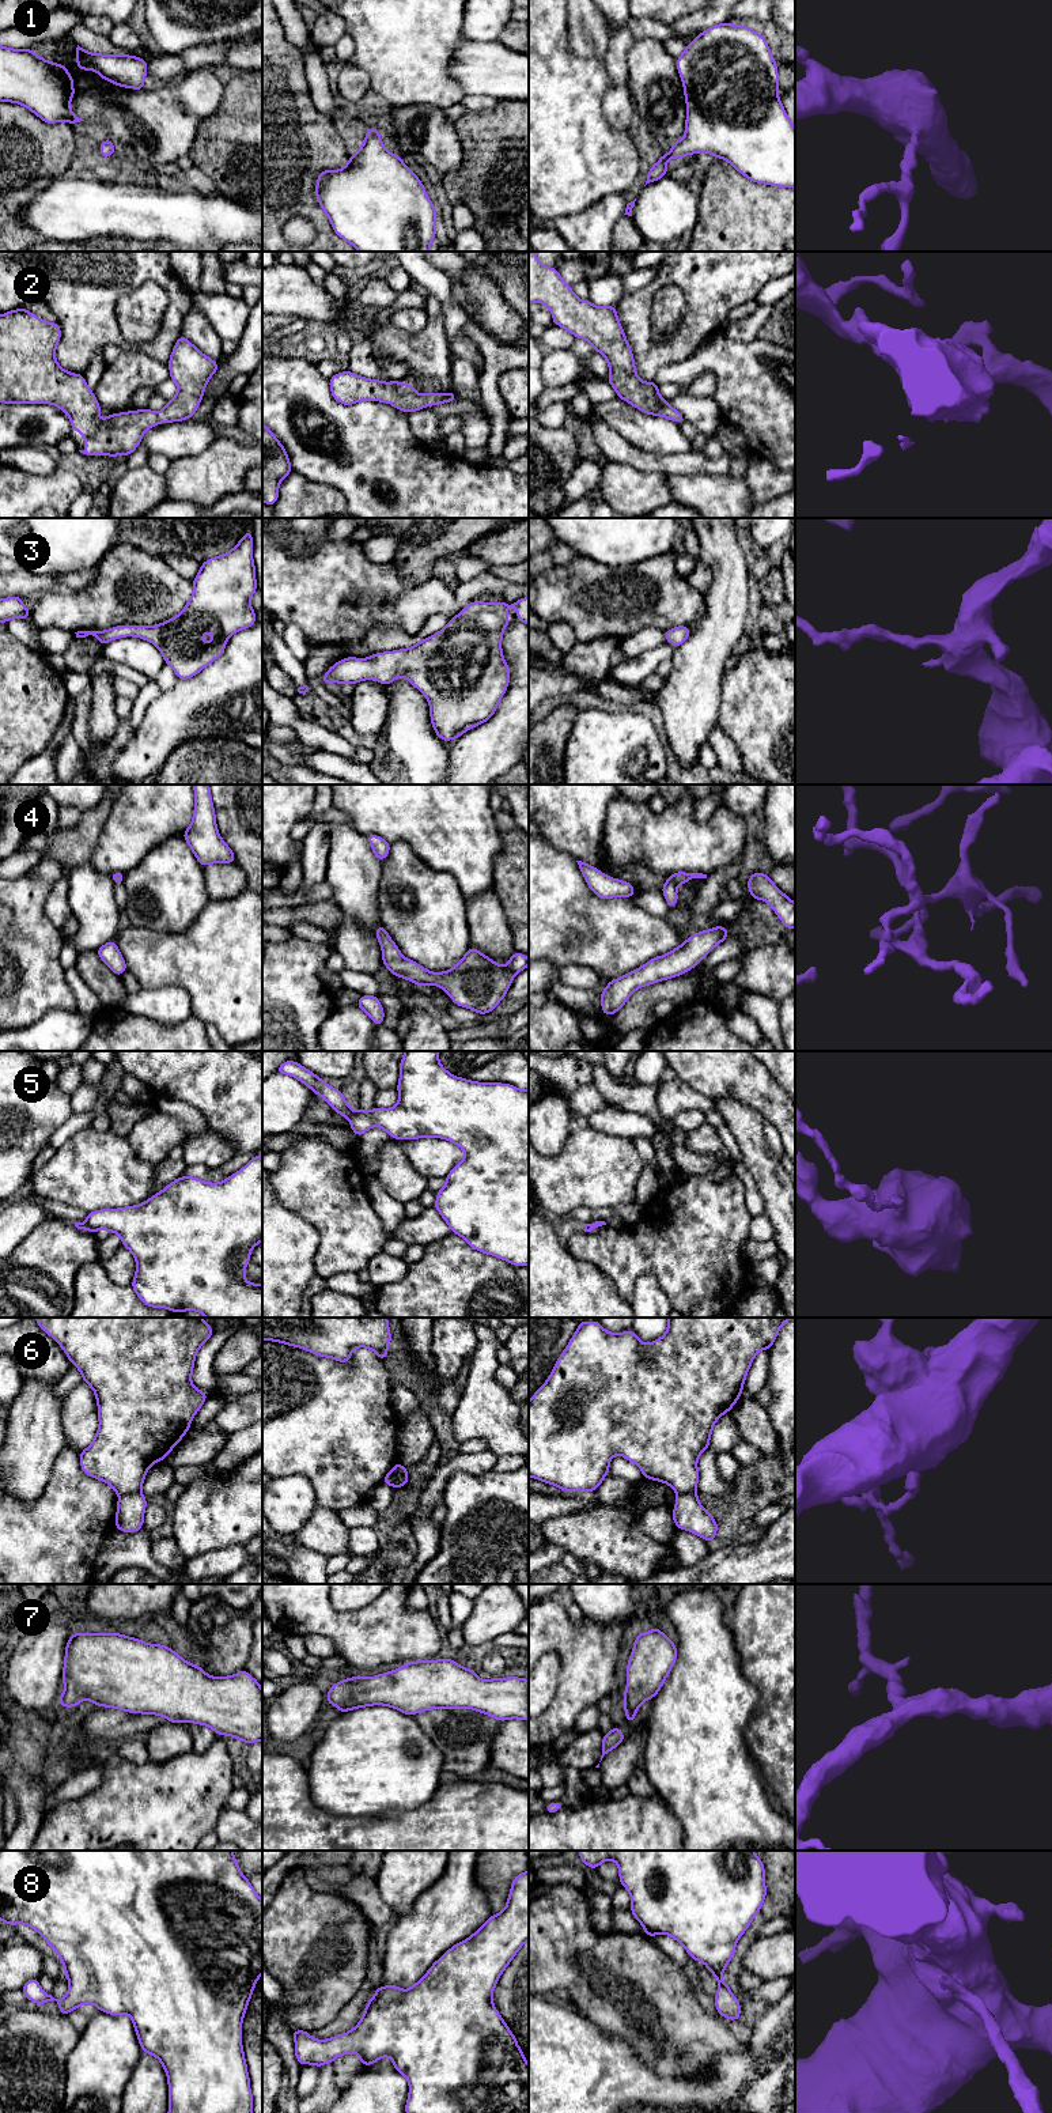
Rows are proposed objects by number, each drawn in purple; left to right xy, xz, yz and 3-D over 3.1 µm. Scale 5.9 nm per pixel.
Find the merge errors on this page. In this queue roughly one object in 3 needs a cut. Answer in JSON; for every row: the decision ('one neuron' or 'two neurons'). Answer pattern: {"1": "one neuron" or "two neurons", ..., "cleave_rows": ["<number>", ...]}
{"1": "one neuron", "2": "one neuron", "3": "one neuron", "4": "one neuron", "5": "one neuron", "6": "two neurons", "7": "one neuron", "8": "one neuron", "cleave_rows": ["6"]}

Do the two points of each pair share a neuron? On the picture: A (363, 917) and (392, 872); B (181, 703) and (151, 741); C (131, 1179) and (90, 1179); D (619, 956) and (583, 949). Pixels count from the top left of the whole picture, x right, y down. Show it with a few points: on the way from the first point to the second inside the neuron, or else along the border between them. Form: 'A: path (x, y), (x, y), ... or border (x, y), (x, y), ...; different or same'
A: border (382, 862), (378, 895), (381, 923); different
B: path (178, 713), (161, 732); same
C: path (121, 1179), (99, 1179); same
D: path (610, 949), (591, 949); same

